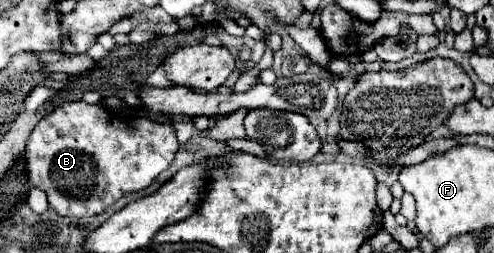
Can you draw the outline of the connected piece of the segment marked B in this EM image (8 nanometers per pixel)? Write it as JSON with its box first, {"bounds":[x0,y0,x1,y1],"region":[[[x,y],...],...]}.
{"bounds":[25,101,177,219],"region":[[[71,101],[39,121],[25,157],[29,179],[47,193],[49,205],[63,217],[81,219],[103,213],[123,193],[149,187],[173,163],[177,151],[173,121],[157,123],[139,115],[119,115],[103,105]]]}

